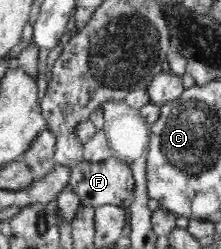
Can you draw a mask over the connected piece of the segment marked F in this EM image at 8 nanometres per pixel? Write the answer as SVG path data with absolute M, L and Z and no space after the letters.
M115 156L101 162L81 161L70 172L68 186L79 196L82 206L95 208L112 204L125 209L135 200L135 183L131 167L123 159Z

